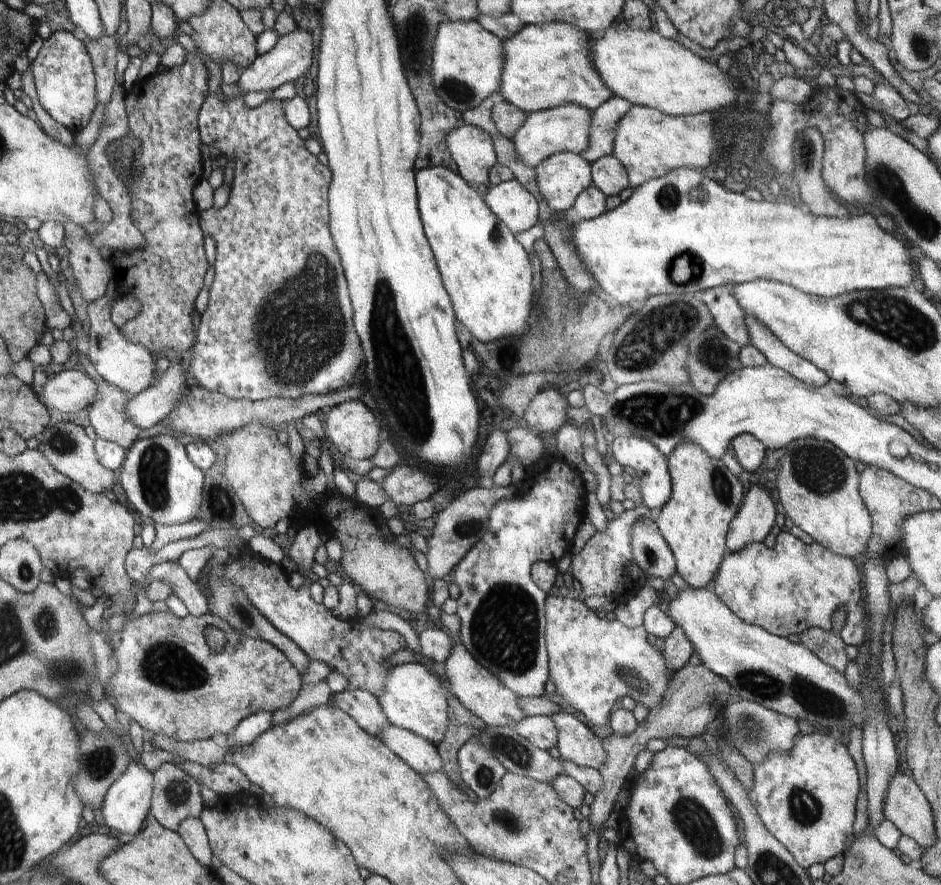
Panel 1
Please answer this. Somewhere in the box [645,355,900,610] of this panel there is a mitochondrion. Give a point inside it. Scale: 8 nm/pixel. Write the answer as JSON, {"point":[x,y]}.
{"point":[819,470]}

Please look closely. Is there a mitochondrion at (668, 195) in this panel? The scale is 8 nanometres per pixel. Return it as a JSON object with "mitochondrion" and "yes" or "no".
{"mitochondrion":"yes"}

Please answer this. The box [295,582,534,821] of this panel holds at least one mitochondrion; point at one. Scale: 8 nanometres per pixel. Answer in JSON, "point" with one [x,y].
{"point":[484,777]}

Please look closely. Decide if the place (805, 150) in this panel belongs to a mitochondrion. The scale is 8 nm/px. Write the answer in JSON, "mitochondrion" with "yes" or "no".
{"mitochondrion":"yes"}

